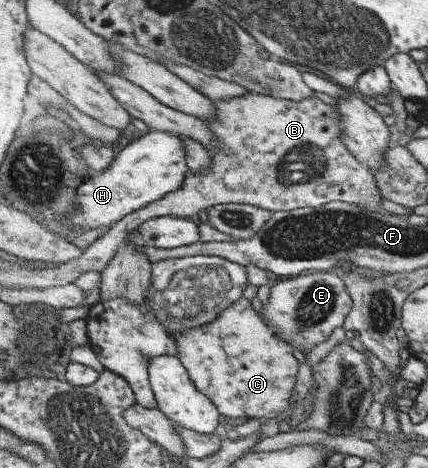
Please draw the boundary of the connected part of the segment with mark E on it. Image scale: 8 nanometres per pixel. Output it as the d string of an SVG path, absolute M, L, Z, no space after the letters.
M315 271L274 284L270 289L268 303L262 306L259 315L275 336L286 340L295 350L306 348L310 351L317 344L325 342L335 328L344 326L353 307L353 297L341 277Z

